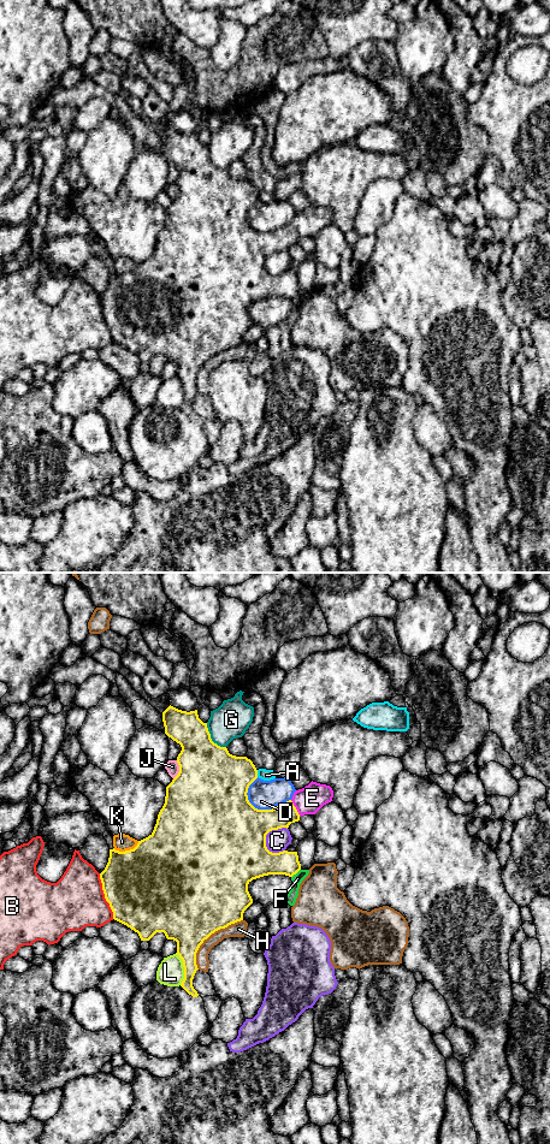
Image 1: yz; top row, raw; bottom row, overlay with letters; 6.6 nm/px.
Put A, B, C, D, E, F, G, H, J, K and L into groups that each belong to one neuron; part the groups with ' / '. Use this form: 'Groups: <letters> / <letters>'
Groups: A / B / C / D / E / F / G / H / J / K / L

